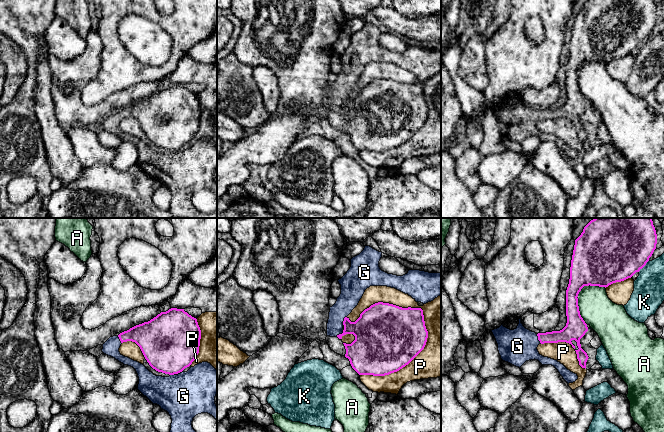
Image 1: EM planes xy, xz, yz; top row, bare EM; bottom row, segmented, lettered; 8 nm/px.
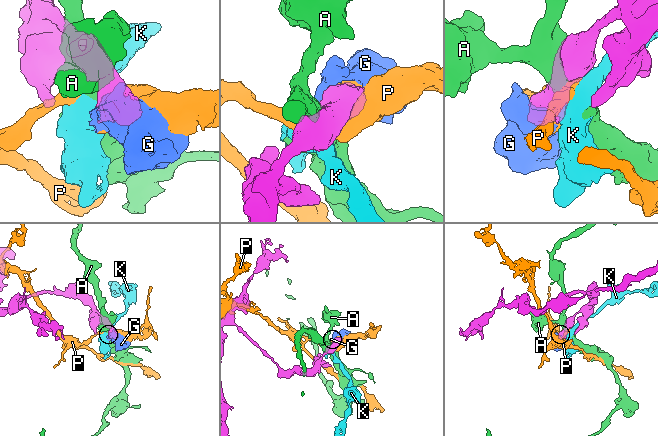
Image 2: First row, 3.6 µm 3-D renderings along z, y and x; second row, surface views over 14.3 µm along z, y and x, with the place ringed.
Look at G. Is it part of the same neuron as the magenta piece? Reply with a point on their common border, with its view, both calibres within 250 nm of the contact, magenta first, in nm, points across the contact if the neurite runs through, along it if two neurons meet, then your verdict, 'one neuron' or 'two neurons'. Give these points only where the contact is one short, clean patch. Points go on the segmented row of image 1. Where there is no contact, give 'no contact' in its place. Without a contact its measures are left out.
contact xz (340, 334); calibres 280 and 150 nm; one neuron

